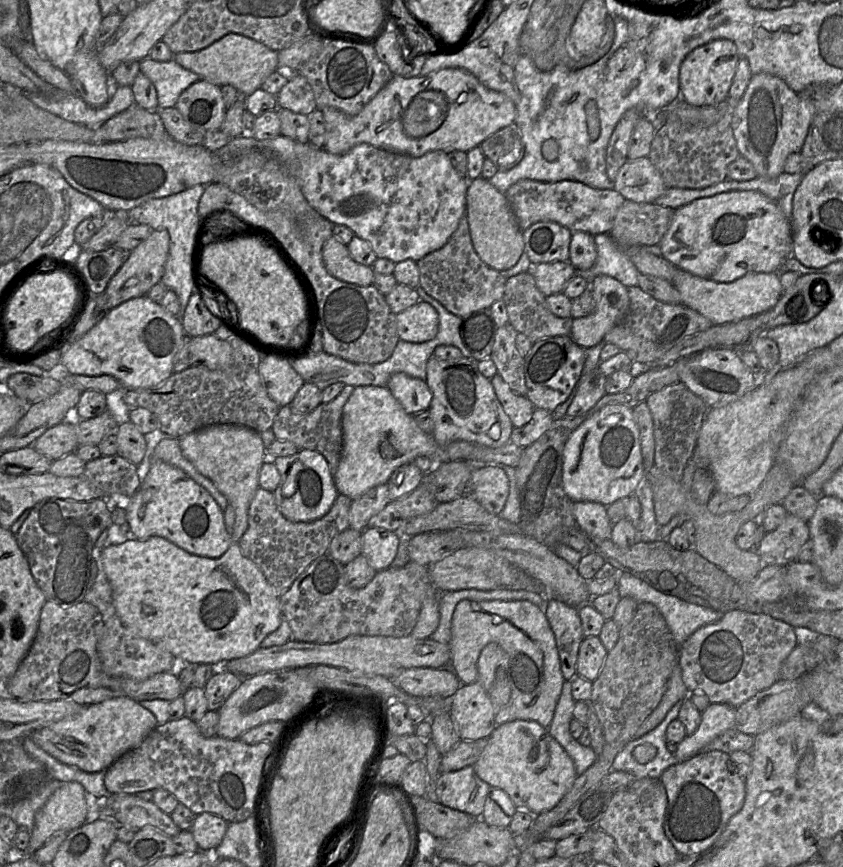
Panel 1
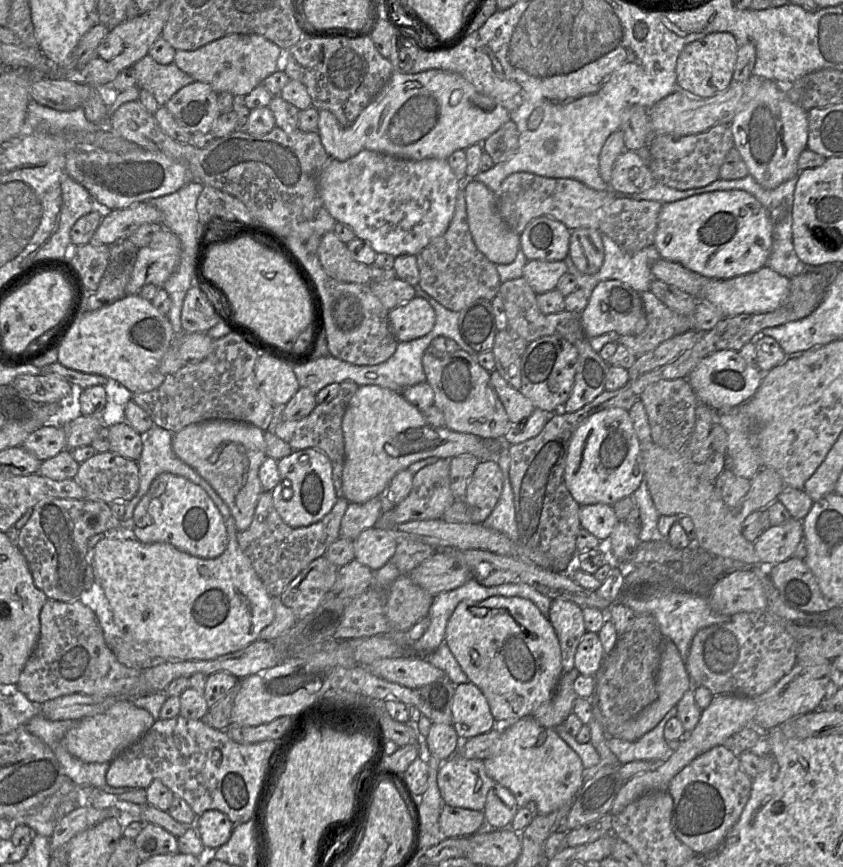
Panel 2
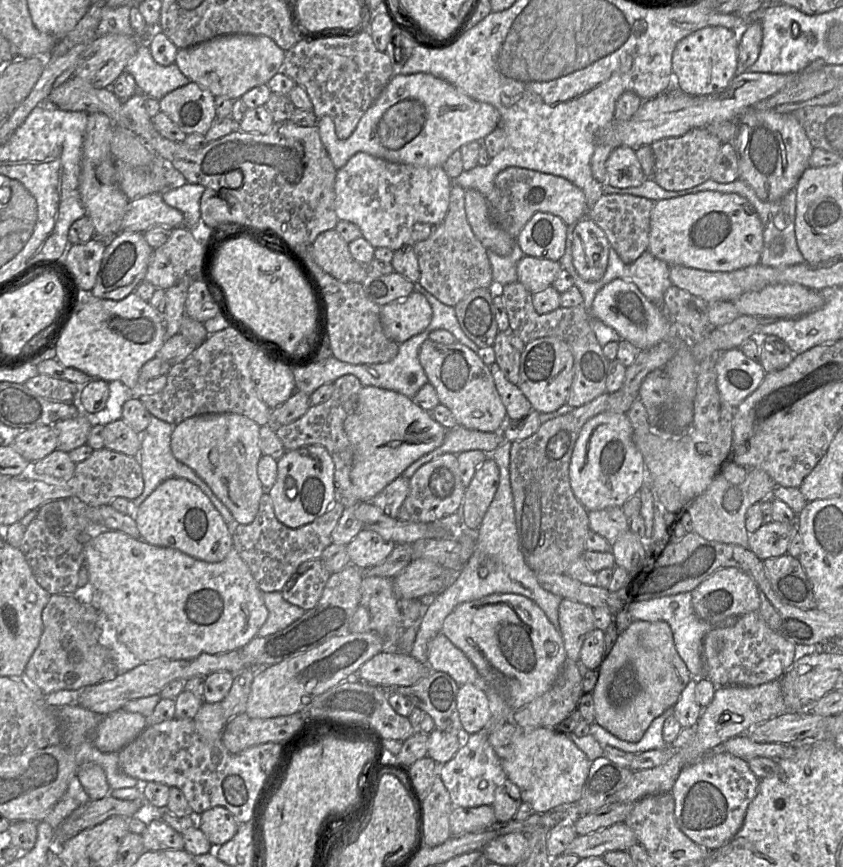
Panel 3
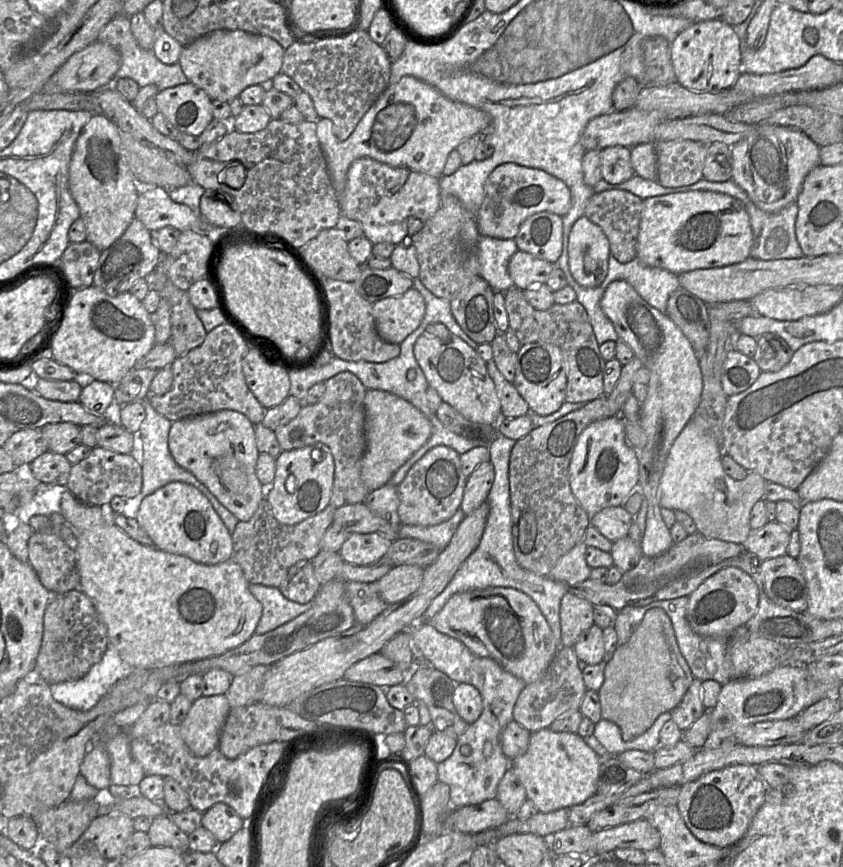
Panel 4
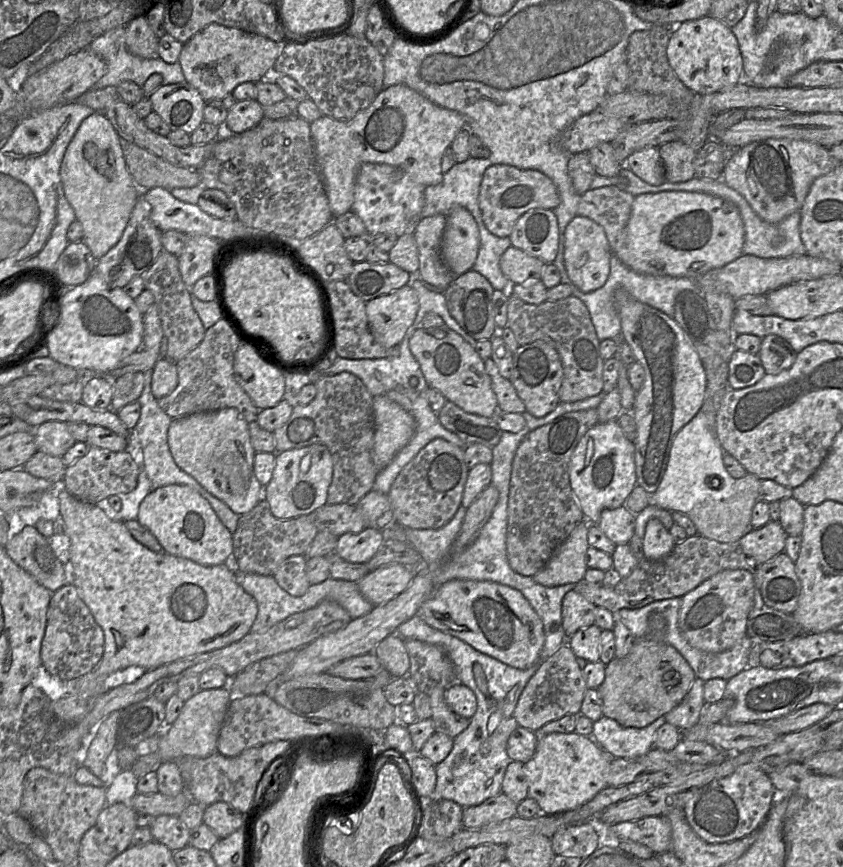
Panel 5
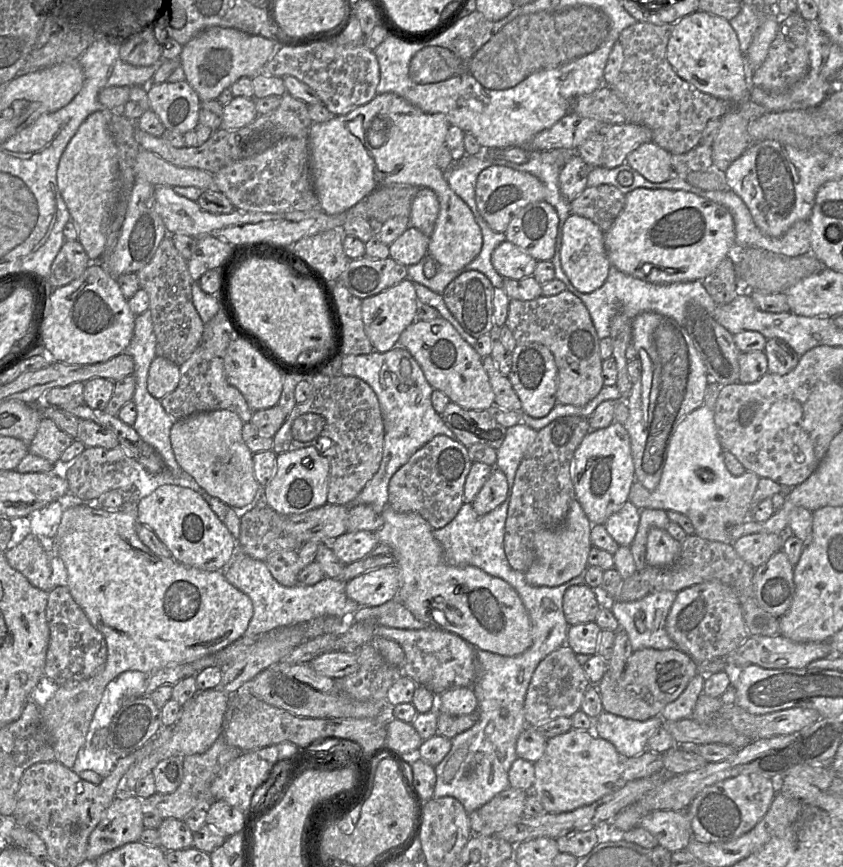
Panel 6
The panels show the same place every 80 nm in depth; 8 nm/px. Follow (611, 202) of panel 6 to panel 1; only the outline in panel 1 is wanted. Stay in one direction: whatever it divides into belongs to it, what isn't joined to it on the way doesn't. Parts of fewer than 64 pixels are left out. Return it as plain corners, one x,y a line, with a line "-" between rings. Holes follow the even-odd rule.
625,200
617,210
609,235
620,247
658,245
674,212
655,203

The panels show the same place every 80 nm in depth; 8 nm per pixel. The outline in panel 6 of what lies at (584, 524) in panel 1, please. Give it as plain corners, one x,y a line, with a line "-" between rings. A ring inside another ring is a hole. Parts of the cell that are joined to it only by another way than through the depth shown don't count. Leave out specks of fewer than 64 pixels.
630,501
615,513
611,514
604,523
609,535
619,546
631,546
635,539
640,521
640,510

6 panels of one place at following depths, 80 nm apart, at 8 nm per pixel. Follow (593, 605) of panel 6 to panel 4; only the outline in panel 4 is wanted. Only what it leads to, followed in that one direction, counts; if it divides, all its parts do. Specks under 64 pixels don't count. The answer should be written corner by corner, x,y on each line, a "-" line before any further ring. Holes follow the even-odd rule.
567,592
560,602
562,646
572,647
582,632
594,625
593,604

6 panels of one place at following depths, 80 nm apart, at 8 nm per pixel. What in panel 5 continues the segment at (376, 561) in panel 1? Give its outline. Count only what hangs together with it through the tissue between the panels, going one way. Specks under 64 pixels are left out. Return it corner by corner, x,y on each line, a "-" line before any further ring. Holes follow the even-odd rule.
375,528
345,533
338,537
335,553
347,562
366,564
385,540
384,532

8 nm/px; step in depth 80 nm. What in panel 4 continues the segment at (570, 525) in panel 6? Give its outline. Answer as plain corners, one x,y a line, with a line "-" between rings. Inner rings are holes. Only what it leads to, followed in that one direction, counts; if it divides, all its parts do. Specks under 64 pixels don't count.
584,541
576,544
558,560
547,577
557,582
571,584
589,579
591,568
585,559
586,548

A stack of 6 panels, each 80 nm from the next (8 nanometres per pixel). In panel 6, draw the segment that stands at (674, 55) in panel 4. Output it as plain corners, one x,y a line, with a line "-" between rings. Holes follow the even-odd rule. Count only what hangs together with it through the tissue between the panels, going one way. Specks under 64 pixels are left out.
697,10
677,21
668,41
667,60
681,79
702,93
731,102
750,100
754,85
747,84
737,34
720,16

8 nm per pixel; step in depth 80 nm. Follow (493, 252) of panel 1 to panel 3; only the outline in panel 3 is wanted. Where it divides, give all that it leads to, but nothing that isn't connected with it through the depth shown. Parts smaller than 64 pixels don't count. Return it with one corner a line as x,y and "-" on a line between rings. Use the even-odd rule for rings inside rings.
465,190
465,213
475,237
486,251
508,256
516,239
491,220
487,199
477,190

